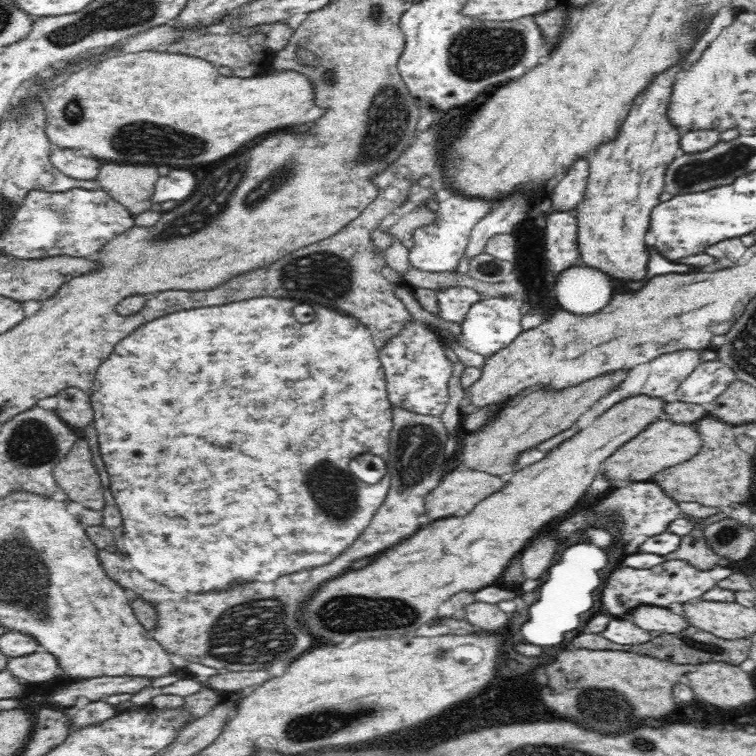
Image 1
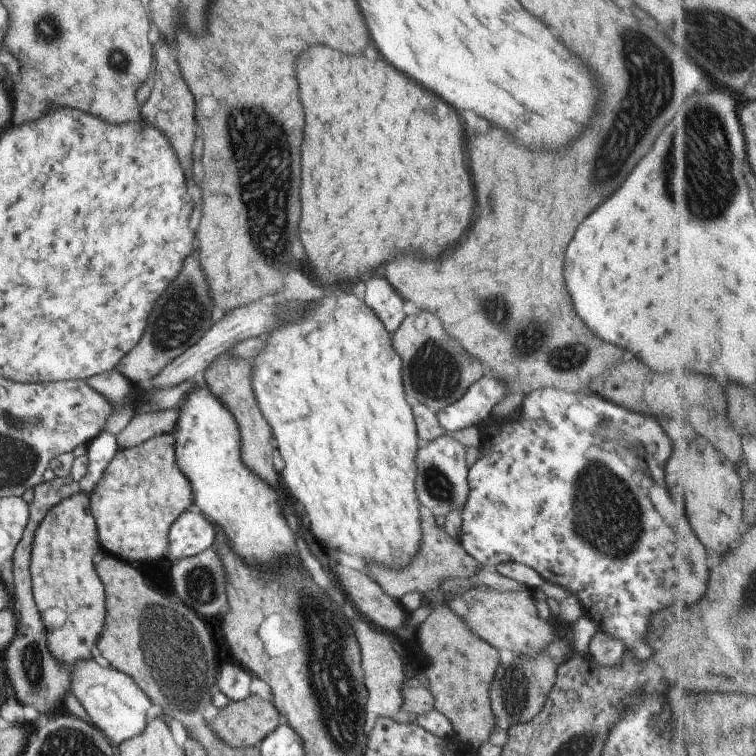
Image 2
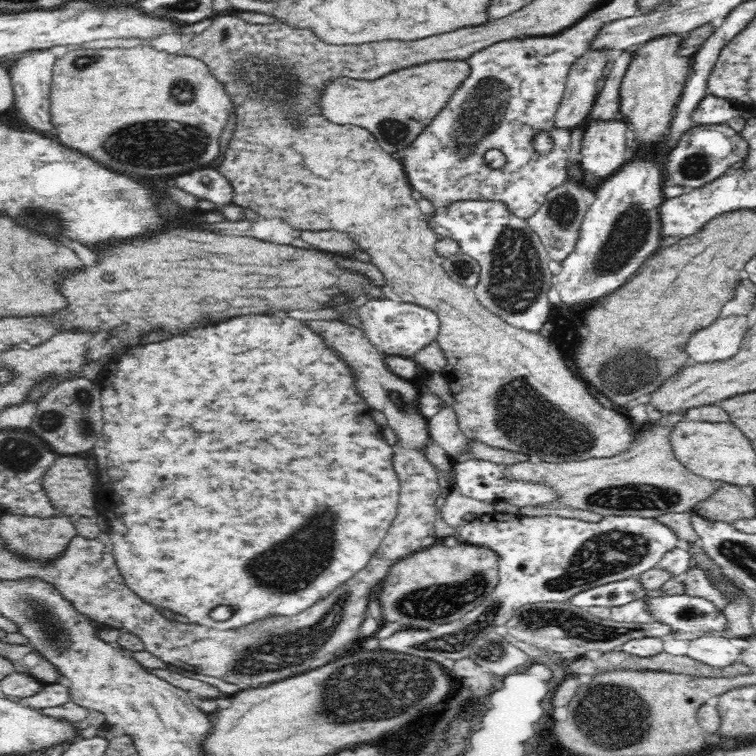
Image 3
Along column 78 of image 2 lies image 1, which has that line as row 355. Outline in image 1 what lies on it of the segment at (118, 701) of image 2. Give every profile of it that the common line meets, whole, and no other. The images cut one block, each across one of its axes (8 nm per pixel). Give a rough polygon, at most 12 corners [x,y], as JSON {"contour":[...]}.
{"contour":[[700,350],[650,361],[641,393],[663,398],[702,362]]}

